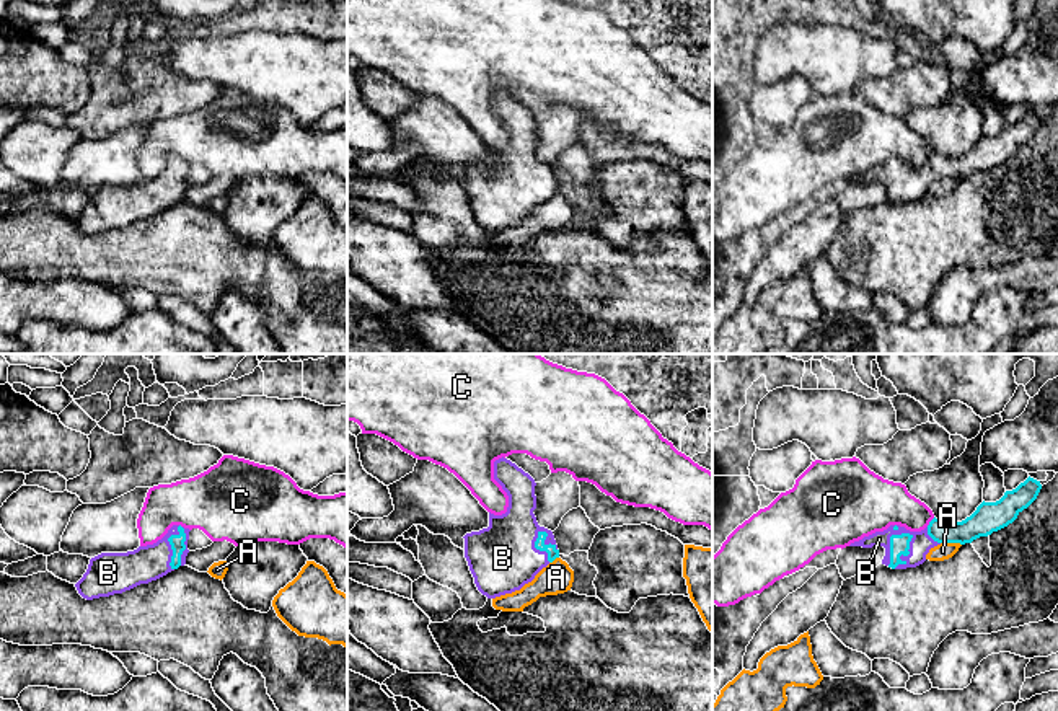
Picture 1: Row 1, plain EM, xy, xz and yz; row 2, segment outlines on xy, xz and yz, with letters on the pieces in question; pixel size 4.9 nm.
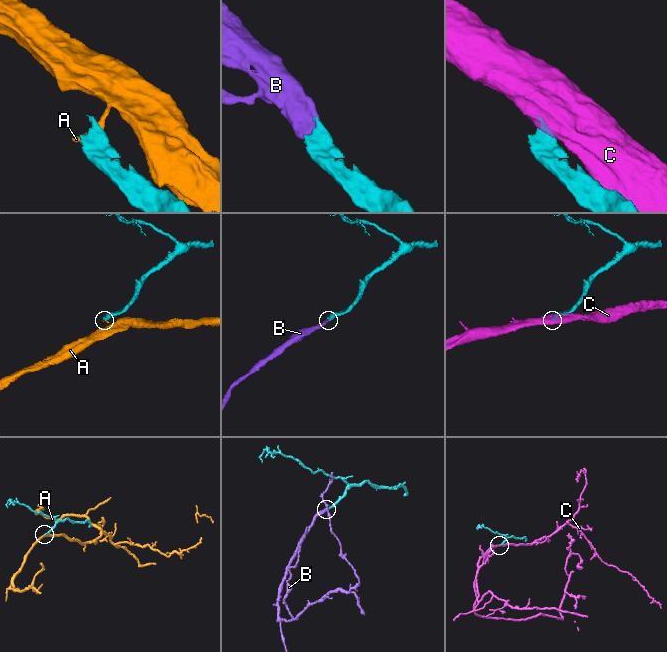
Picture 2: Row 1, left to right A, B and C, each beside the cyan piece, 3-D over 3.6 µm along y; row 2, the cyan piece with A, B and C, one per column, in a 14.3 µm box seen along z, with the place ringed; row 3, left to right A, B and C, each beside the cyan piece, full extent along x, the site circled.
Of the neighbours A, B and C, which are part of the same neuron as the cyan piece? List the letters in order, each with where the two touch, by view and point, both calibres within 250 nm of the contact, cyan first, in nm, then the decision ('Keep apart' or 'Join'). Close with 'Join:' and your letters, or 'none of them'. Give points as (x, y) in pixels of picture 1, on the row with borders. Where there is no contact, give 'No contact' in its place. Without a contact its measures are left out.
A: Touches cyan at yz (951, 542). Thickness 150 nm (cyan) against 80 nm. Keep apart
B: Touches cyan at yz (890, 540). Thickness 100 nm (cyan) against 110 nm. Join
C: Touches cyan at yz (930, 522). Thickness 130 nm (cyan) against 220 nm. Keep apart
Join: B

